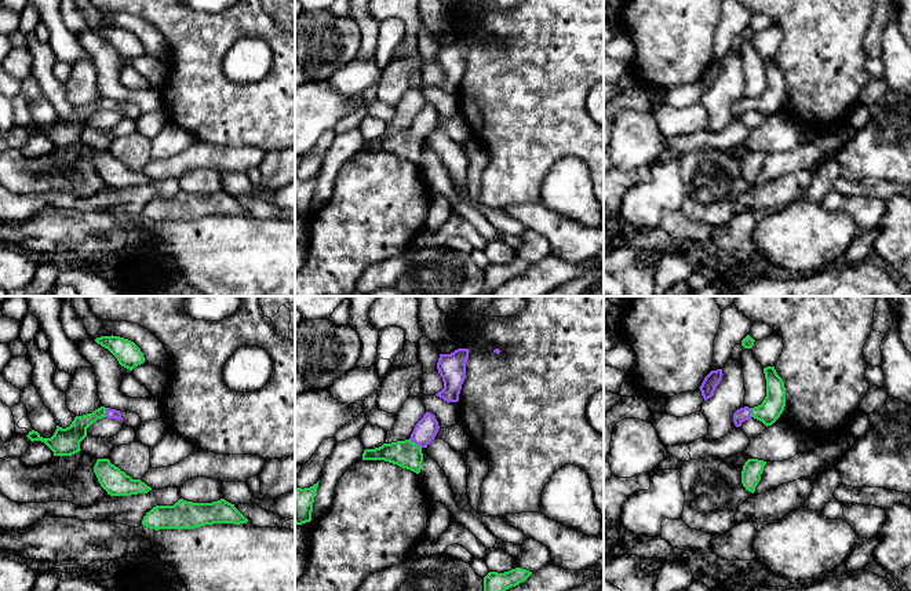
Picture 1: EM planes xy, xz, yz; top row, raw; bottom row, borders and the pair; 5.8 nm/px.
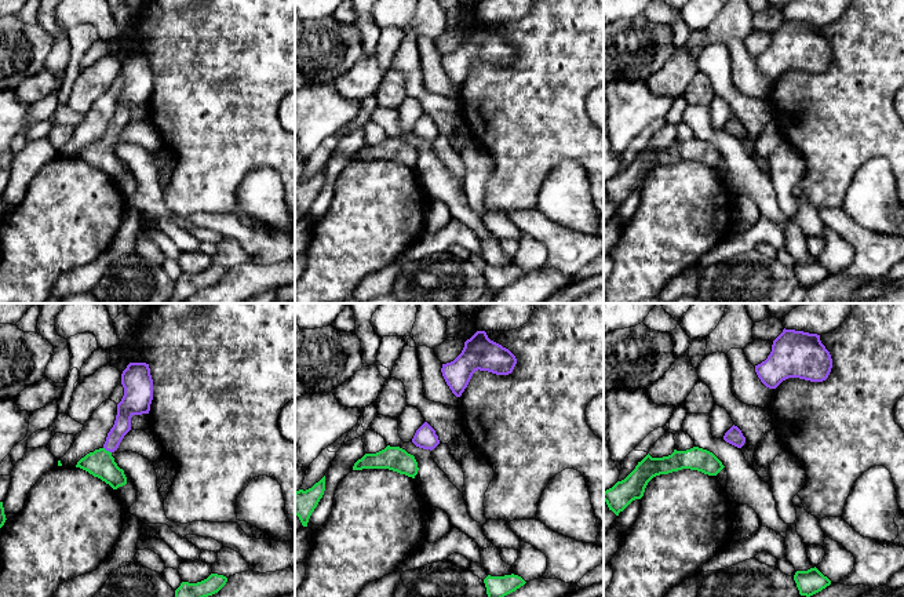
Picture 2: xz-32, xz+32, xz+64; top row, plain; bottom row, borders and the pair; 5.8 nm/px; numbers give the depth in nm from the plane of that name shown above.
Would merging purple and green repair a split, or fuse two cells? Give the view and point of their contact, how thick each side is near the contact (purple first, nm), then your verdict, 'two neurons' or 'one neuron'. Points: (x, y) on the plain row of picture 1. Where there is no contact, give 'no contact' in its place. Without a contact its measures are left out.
xz (415, 134) | 140/160 nm | one neuron

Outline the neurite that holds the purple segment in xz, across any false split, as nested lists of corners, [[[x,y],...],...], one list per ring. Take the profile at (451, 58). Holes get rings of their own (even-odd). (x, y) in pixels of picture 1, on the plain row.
[[[458,40],[451,45],[440,45],[437,61],[444,73],[444,80],[436,87],[447,94],[458,94],[462,76],[466,70],[469,40]]]

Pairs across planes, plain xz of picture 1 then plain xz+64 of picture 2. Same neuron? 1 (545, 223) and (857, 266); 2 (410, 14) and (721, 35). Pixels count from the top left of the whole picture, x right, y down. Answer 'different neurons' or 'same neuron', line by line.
1: same neuron
2: different neurons

